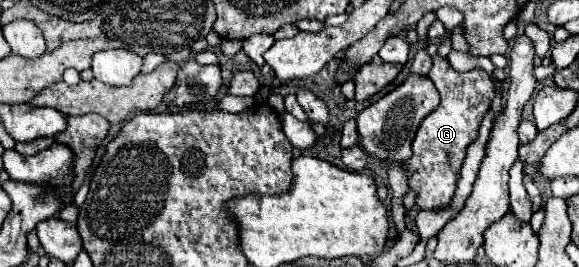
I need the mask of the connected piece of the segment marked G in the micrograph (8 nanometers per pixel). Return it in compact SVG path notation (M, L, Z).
M439 55L433 57L429 79L439 89L441 103L433 113L429 113L421 121L417 135L413 139L413 155L405 161L399 161L399 167L407 175L409 191L417 195L415 203L419 209L435 209L449 205L455 193L465 149L469 143L477 139L481 119L495 97L493 79L485 71L473 69L467 73L459 73L449 65L447 59L441 59Z

